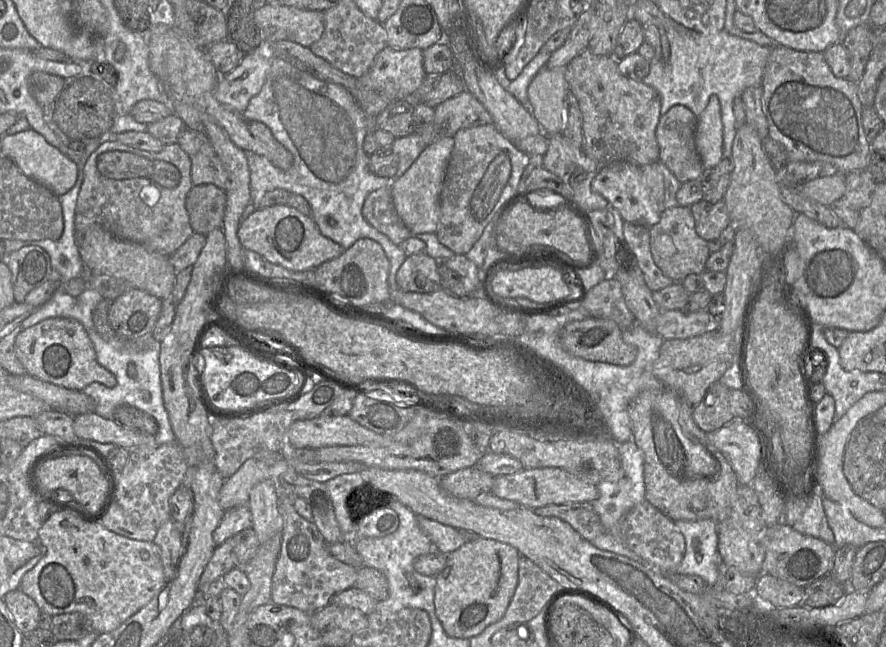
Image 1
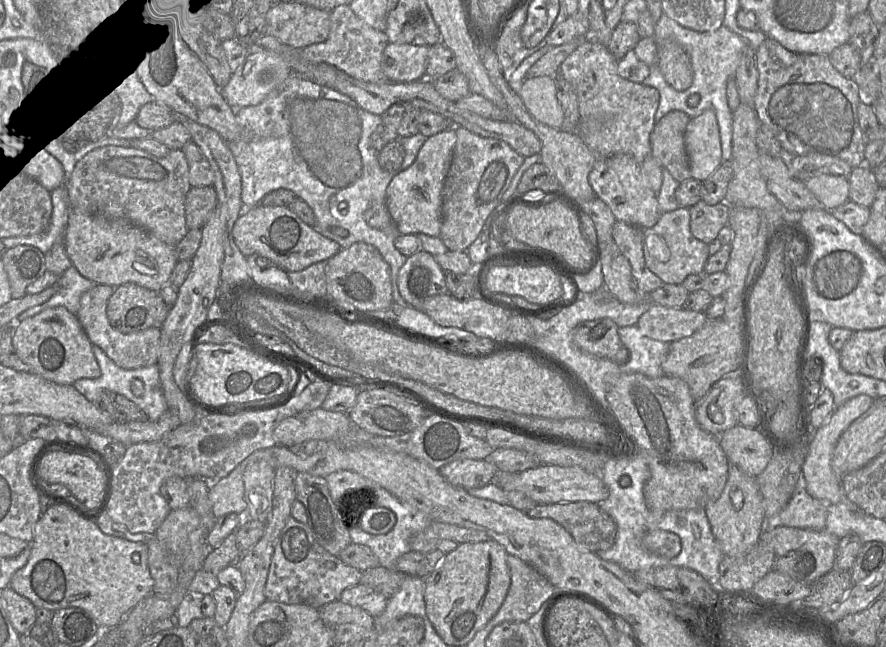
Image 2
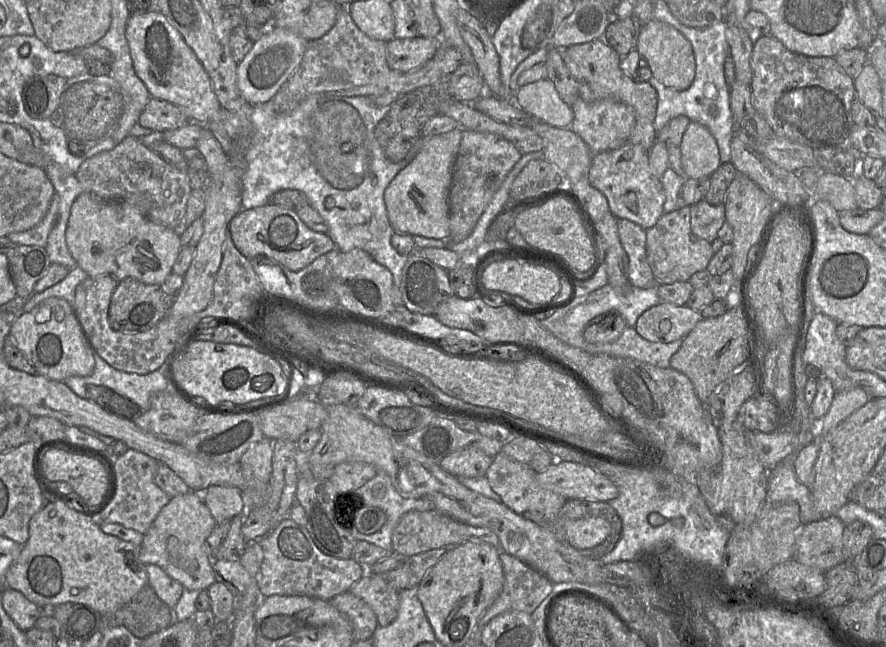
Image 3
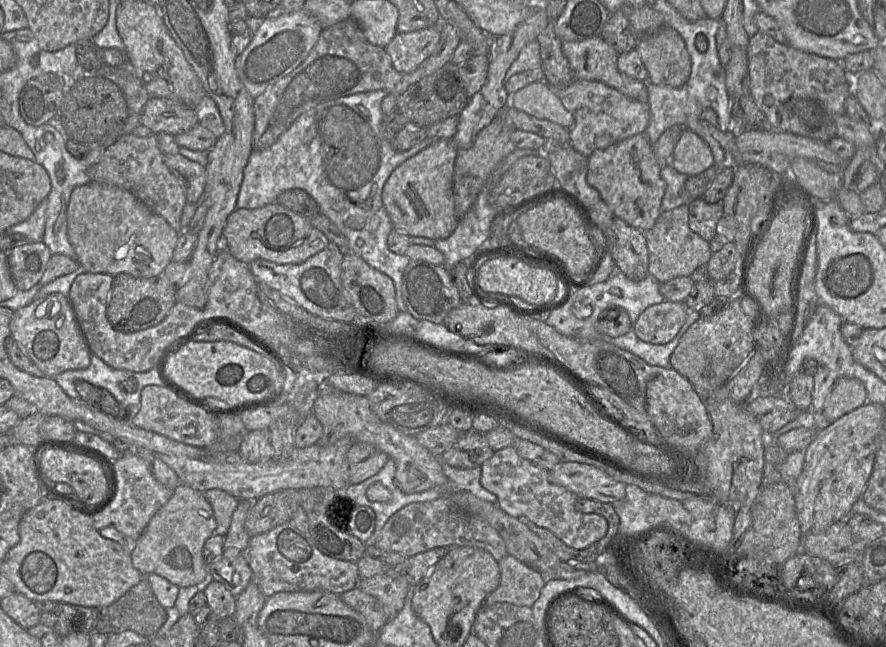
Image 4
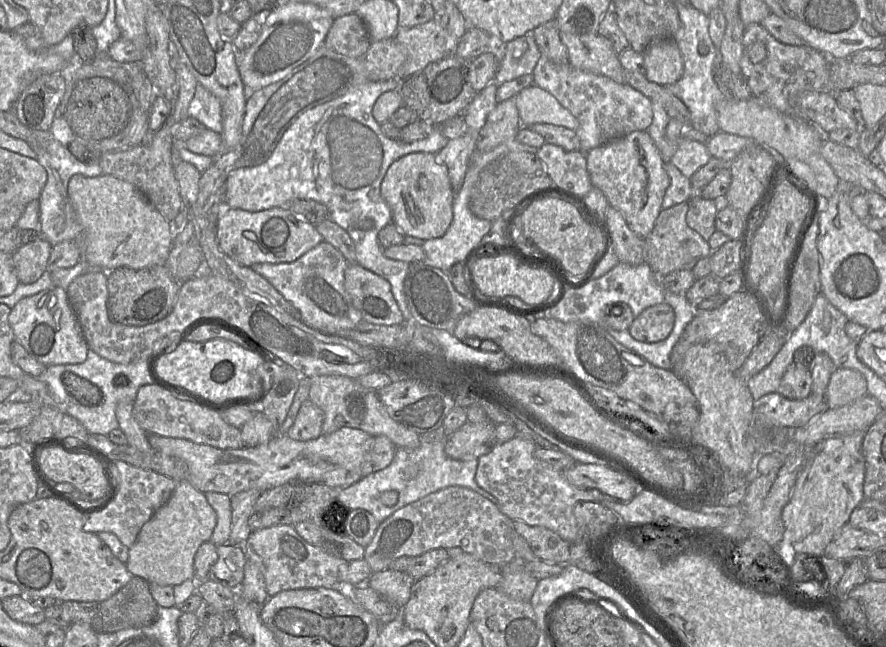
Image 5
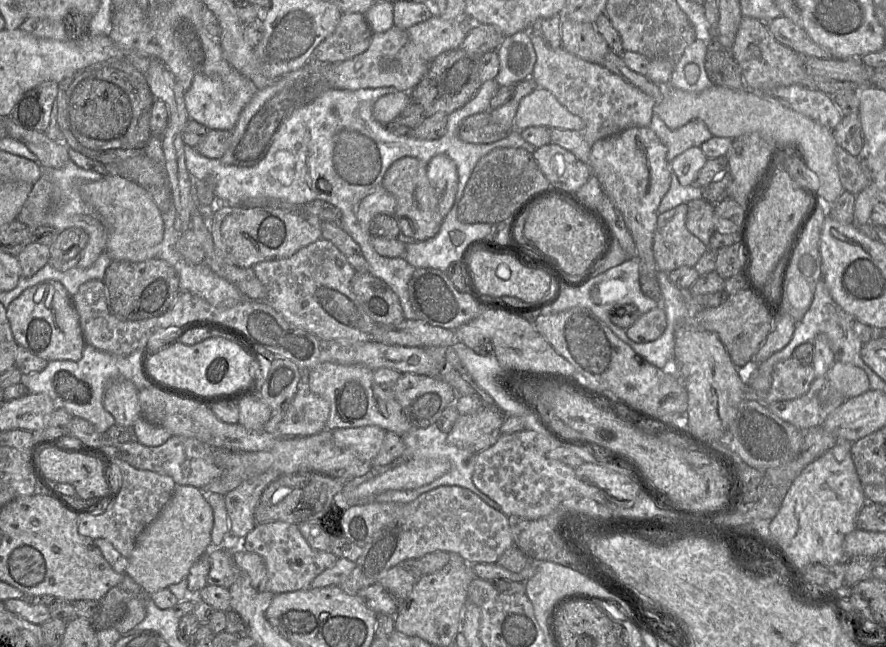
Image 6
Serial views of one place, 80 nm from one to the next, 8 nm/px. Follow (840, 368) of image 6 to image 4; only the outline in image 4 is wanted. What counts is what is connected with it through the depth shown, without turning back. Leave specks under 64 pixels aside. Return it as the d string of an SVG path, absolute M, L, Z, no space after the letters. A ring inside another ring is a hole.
M842 377L835 381L819 414L824 422L832 423L866 403L867 391L863 383Z

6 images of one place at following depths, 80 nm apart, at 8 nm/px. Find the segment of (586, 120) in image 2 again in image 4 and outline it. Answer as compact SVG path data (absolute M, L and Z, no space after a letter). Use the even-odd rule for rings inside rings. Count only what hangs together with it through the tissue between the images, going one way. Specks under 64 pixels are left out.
M601 36L581 41L563 40L562 52L575 79L602 82L632 100L648 103L647 83L619 71L617 67L619 54Z

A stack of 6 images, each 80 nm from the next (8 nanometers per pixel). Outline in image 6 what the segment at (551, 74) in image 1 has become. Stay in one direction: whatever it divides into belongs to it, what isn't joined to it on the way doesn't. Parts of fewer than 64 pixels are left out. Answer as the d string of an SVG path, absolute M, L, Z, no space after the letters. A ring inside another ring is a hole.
M537 87L520 100L514 120L514 129L519 131L531 126L582 132L585 125L579 116L569 112L550 91Z

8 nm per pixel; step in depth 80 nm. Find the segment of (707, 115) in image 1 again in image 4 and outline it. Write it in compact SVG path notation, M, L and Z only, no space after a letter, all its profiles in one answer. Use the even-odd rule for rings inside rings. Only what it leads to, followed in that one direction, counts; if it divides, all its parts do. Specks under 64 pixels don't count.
M683 129L677 140L670 164L686 176L700 174L715 164L708 144L690 129Z

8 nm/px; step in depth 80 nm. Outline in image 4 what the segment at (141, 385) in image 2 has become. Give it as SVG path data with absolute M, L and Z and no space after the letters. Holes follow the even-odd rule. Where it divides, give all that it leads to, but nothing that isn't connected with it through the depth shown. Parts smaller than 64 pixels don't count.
M91 353L91 363L88 368L83 370L67 370L53 377L63 391L72 399L80 399L76 390L76 382L86 381L97 387L108 390L119 404L127 411L128 420L139 412L141 403L141 391L148 385L165 386L165 381L161 373L161 365L146 372L132 372L128 370L115 369L107 365L98 356Z

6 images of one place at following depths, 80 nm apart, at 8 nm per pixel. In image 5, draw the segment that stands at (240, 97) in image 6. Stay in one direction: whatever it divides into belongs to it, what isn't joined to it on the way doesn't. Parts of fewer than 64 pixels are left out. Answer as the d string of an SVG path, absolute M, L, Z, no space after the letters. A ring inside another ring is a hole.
M200 84L197 85L189 104L188 116L197 119L214 132L221 134L223 131L221 103L215 95Z

